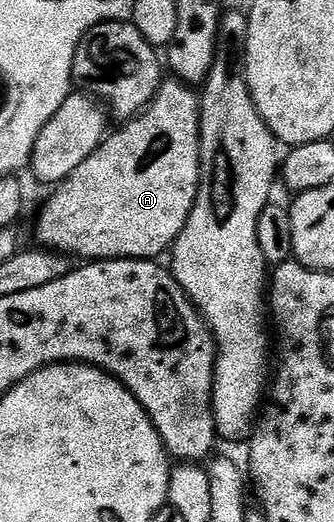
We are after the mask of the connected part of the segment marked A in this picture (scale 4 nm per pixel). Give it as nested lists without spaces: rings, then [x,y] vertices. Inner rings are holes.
[[[174,77],[160,83],[155,100],[142,115],[124,122],[120,131],[112,130],[102,145],[52,190],[55,192],[40,209],[39,220],[35,223],[35,239],[40,248],[58,251],[76,260],[79,258],[79,261],[155,261],[162,251],[163,254],[170,252],[175,238],[181,229],[185,229],[185,221],[189,221],[189,213],[199,192],[199,179],[203,175],[199,148],[201,99],[191,91],[194,90],[188,84]]]

